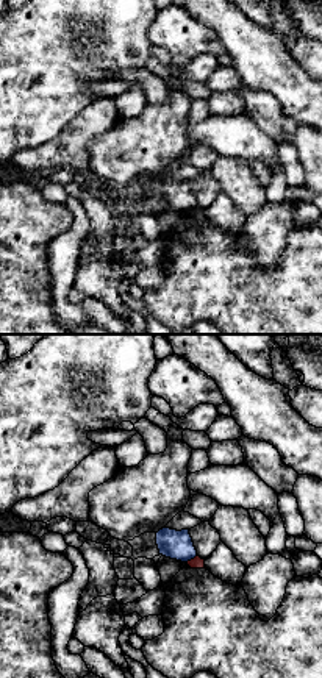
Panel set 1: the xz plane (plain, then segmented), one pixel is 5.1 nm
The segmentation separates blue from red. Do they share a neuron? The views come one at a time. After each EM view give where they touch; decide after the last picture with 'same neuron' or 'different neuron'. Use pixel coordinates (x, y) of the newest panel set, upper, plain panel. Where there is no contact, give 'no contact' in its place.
(191, 208)

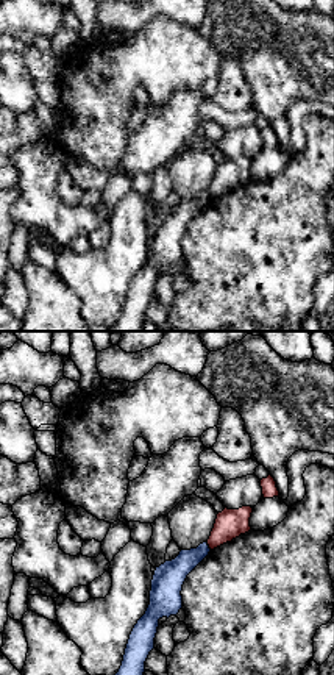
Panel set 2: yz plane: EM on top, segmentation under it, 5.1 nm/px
(208, 196)

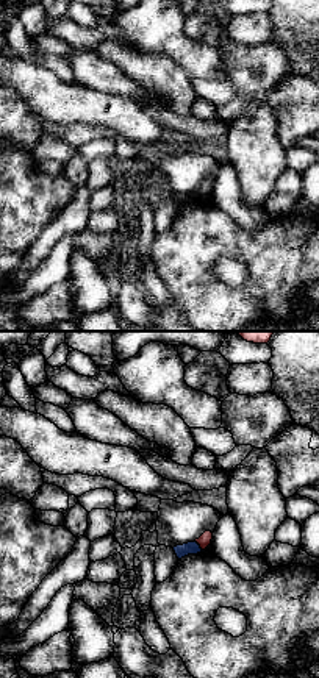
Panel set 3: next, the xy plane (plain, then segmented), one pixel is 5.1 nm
(199, 196)

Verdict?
different neuron

